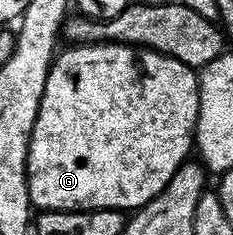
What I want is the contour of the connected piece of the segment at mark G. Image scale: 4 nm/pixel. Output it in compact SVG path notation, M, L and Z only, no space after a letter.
M85 43L71 45L68 51L60 50L56 54L47 80L45 93L41 97L41 105L37 113L37 121L33 125L33 133L29 141L29 157L27 158L27 180L29 181L29 197L32 208L39 211L81 211L84 209L138 209L145 206L173 177L173 173L192 154L195 138L195 123L199 120L199 76L190 67L173 57L163 55L160 51L150 51L148 47L136 50L129 43Z

